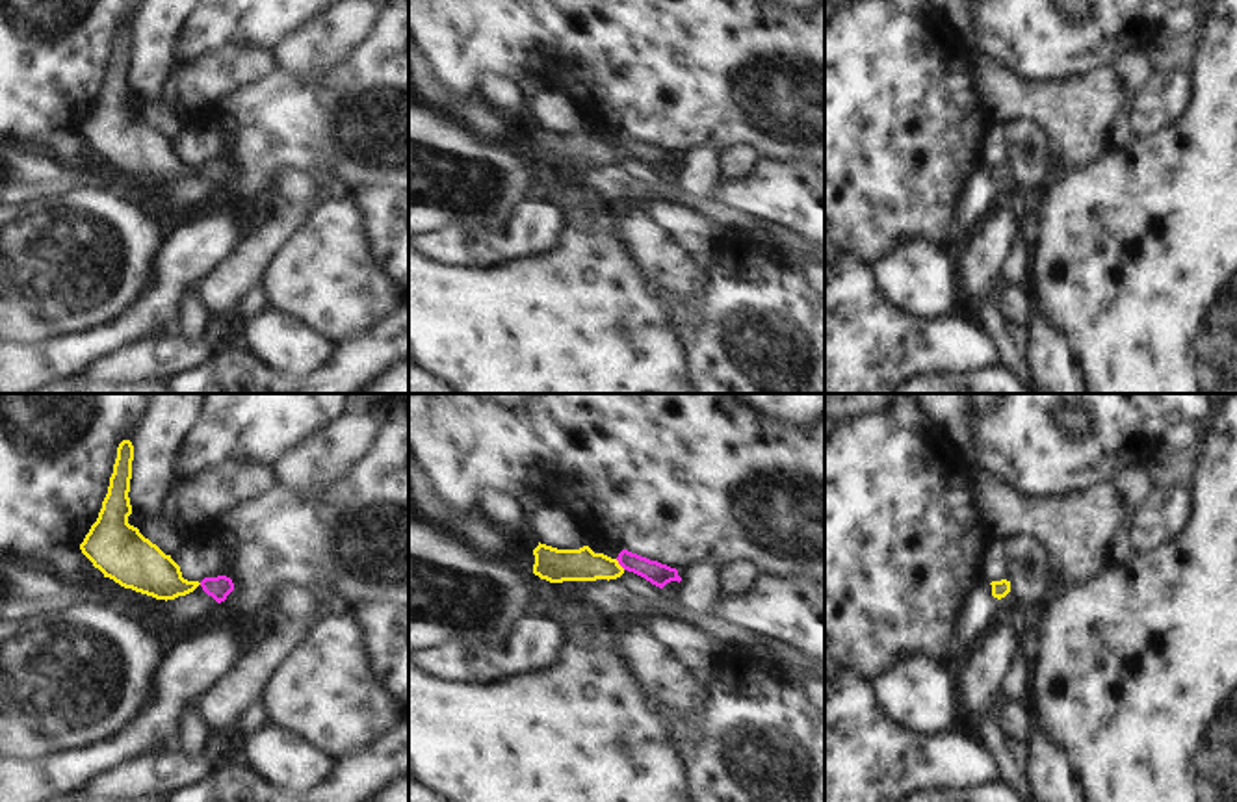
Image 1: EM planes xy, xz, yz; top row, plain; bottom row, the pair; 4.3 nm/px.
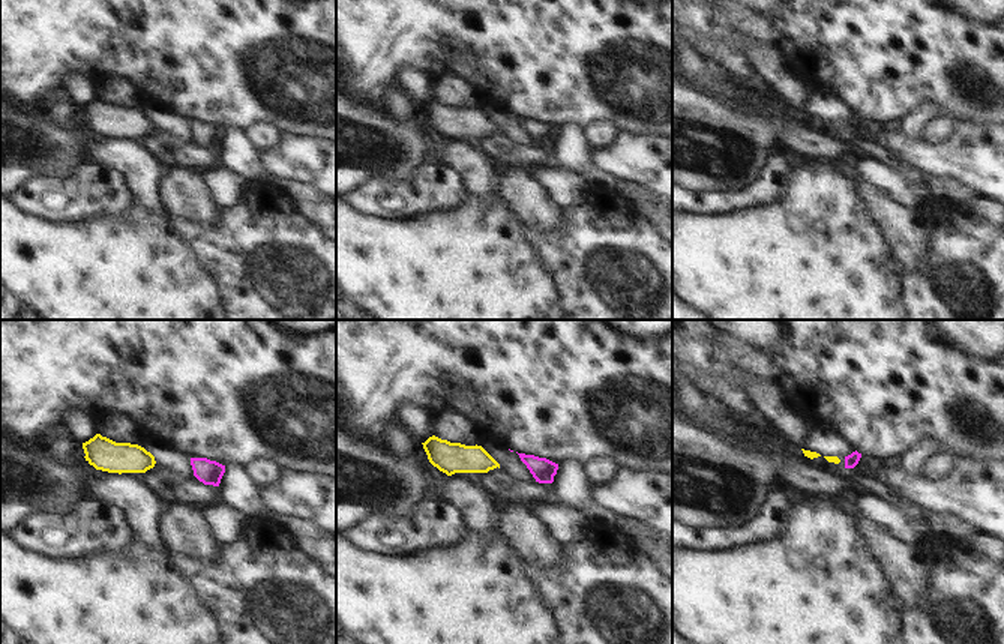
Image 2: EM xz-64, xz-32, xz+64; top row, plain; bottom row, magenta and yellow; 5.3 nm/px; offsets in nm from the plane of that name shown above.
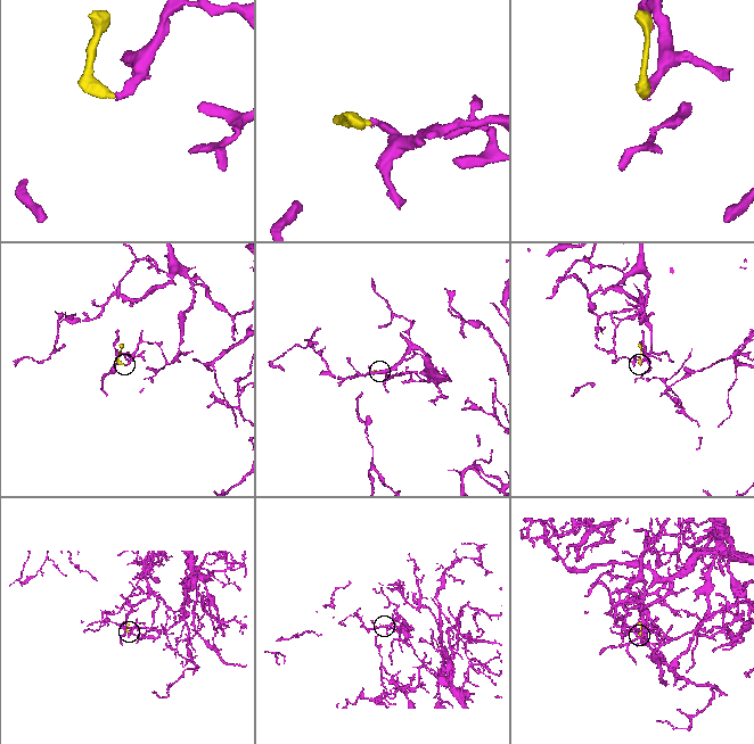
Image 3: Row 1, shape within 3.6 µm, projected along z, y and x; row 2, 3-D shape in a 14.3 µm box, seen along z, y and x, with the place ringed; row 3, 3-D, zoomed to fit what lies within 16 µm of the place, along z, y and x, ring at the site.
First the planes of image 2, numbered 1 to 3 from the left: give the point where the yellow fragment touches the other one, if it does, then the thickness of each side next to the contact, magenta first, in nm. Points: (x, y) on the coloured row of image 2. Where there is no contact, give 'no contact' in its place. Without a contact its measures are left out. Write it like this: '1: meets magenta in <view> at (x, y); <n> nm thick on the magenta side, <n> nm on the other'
1: no contact
2: no contact
3: no contact

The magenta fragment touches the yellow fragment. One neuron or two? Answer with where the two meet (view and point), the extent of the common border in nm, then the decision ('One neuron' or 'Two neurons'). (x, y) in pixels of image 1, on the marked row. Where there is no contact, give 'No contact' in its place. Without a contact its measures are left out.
Touches magenta at xz (621, 565). Shared border 60 nm. One neuron

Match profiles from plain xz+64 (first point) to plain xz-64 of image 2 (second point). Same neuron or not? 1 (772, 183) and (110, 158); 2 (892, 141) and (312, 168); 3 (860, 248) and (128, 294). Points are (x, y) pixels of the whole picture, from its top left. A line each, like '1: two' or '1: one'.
1: two
2: one
3: one

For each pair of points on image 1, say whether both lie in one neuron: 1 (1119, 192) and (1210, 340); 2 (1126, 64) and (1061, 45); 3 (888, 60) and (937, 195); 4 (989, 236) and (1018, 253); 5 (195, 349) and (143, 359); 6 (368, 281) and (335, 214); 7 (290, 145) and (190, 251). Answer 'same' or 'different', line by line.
1: same
2: different
3: same
4: different
5: same
6: same
7: different

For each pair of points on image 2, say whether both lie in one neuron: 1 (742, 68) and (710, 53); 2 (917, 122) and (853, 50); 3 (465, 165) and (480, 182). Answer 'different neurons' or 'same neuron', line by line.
1: same neuron
2: different neurons
3: same neuron

